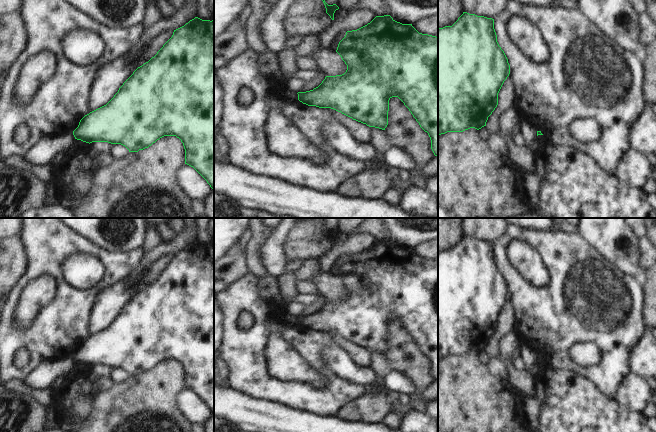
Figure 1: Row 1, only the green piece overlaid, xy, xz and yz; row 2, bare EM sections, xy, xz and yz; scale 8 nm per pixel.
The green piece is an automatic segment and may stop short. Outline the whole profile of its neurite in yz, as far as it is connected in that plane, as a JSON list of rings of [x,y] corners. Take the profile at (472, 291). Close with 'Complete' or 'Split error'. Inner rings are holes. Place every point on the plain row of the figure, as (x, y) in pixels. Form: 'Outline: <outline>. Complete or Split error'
Outline: [[[463,236],[452,250],[439,252],[438,360],[486,350],[509,298],[510,289],[497,266],[494,243]]]. Complete.

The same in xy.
Outline: [[[195,241],[184,250],[174,254],[172,261],[157,278],[148,286],[138,291],[106,329],[90,336],[80,344],[78,351],[73,355],[73,359],[75,363],[89,368],[92,366],[121,368],[129,376],[138,376],[139,374],[148,372],[164,360],[176,360],[181,364],[185,373],[185,388],[193,391],[214,414],[214,243],[210,245]]]. Complete.

